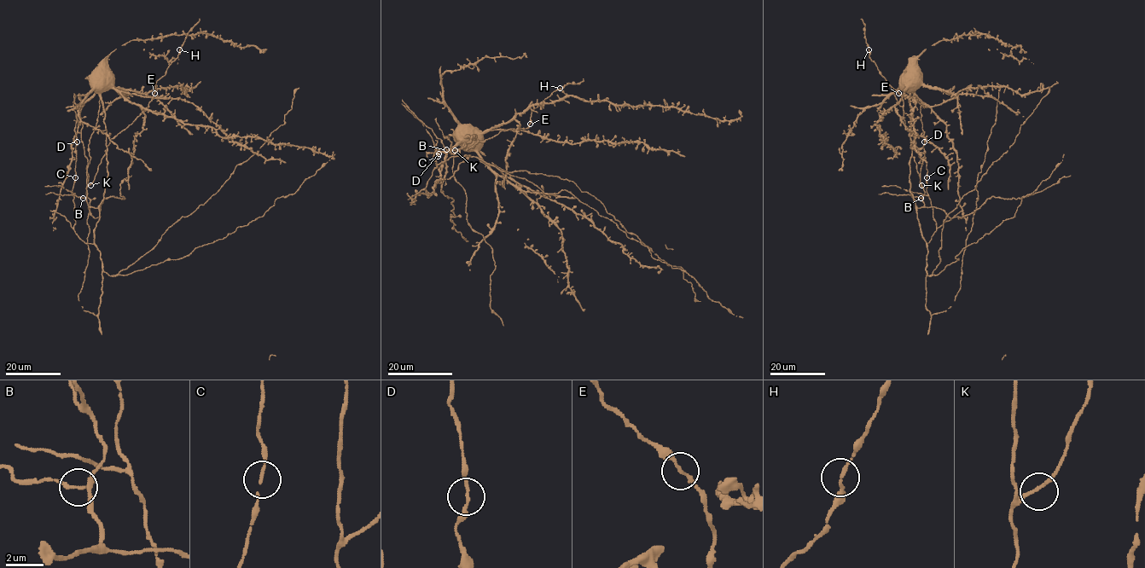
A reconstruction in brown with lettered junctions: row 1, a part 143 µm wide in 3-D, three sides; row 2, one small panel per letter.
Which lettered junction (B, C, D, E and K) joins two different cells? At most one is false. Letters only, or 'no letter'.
no letter

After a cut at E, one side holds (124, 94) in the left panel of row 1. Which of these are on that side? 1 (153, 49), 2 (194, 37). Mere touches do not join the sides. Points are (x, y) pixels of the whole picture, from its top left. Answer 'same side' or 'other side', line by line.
1: same side
2: same side

